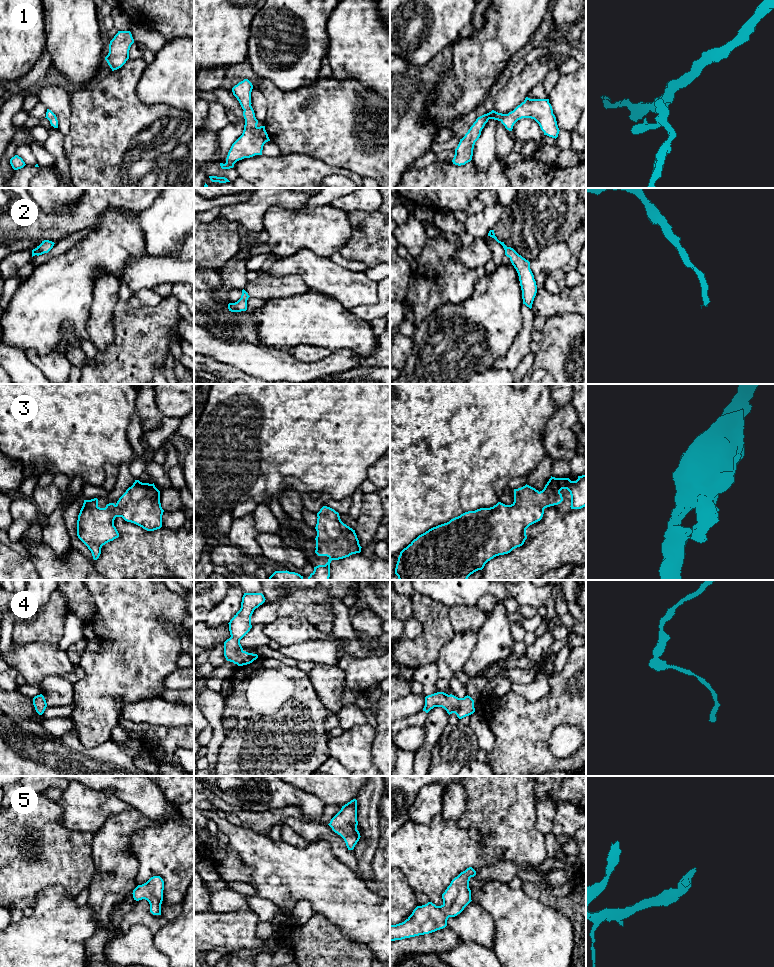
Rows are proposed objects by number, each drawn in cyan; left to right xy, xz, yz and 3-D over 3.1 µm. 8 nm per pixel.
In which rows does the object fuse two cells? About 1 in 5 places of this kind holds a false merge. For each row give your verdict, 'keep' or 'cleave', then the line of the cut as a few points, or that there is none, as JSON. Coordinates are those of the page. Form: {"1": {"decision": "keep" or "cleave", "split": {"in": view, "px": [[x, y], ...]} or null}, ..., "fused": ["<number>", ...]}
{"1": {"decision": "keep", "split": null}, "2": {"decision": "keep", "split": null}, "3": {"decision": "keep", "split": null}, "4": {"decision": "keep", "split": null}, "5": {"decision": "keep", "split": null}, "fused": []}

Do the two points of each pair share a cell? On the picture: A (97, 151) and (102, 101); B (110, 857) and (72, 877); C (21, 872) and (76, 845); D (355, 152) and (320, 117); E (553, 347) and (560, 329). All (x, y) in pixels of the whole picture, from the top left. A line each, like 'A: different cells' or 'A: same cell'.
A: same cell
B: different cells
C: same cell
D: same cell
E: same cell

